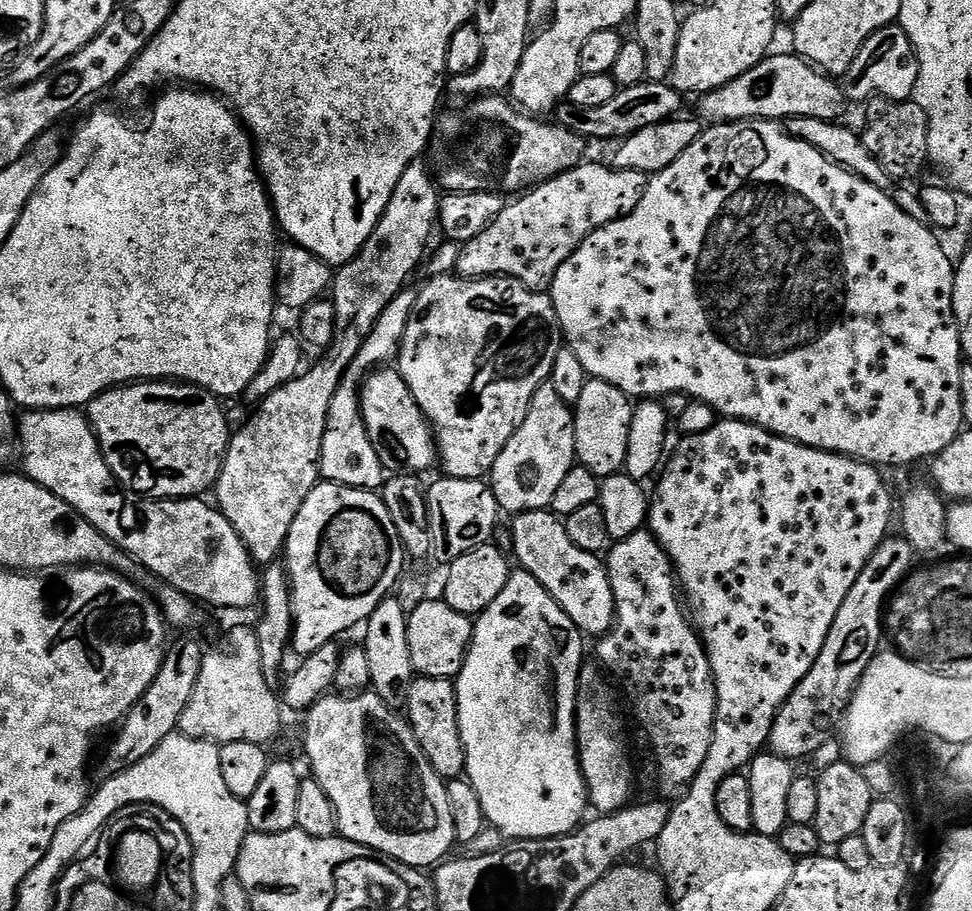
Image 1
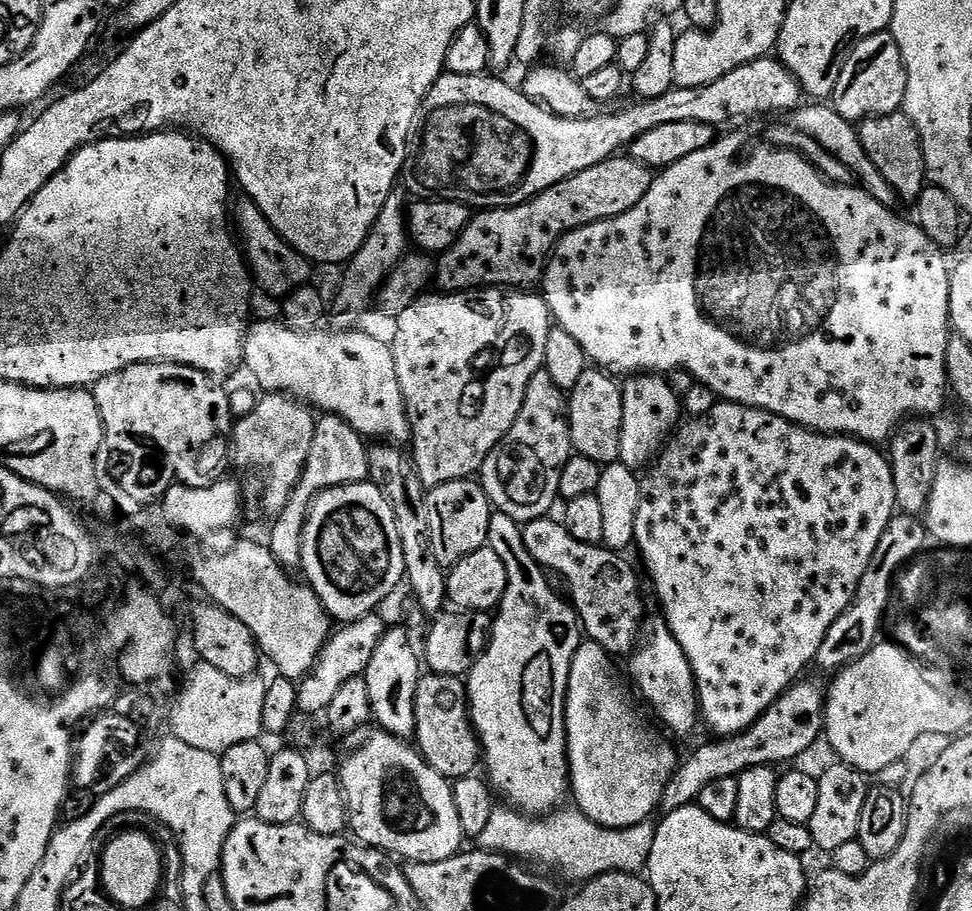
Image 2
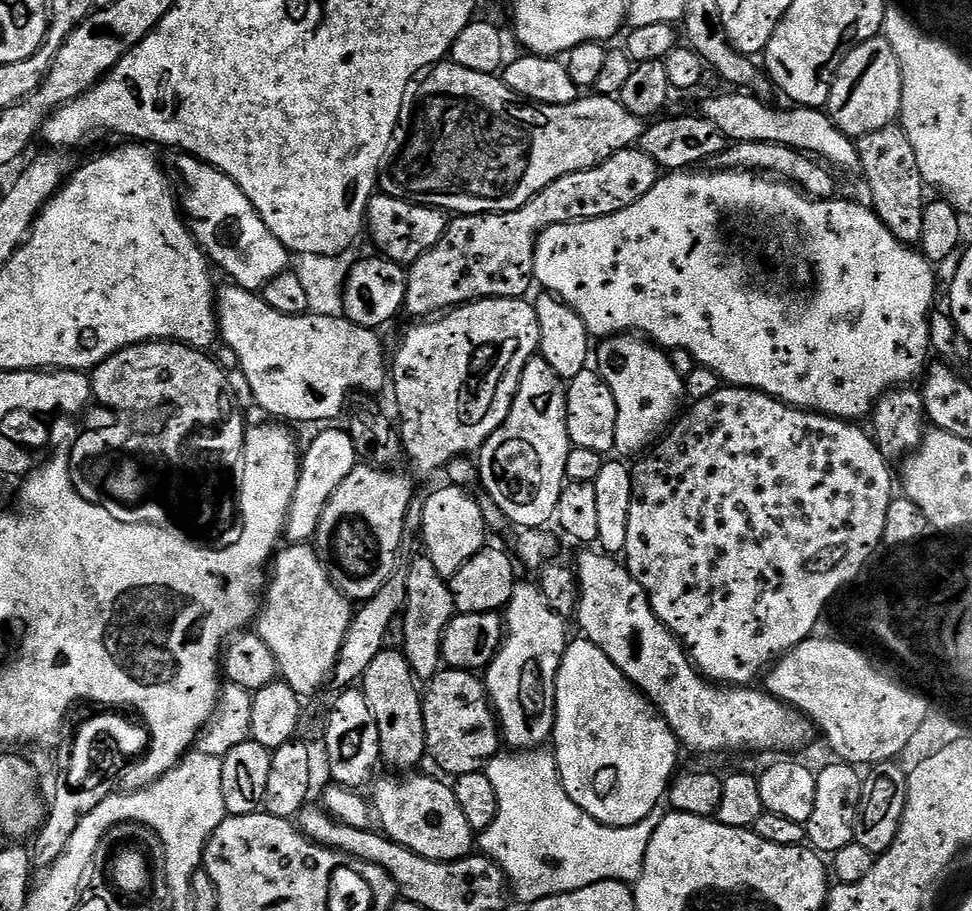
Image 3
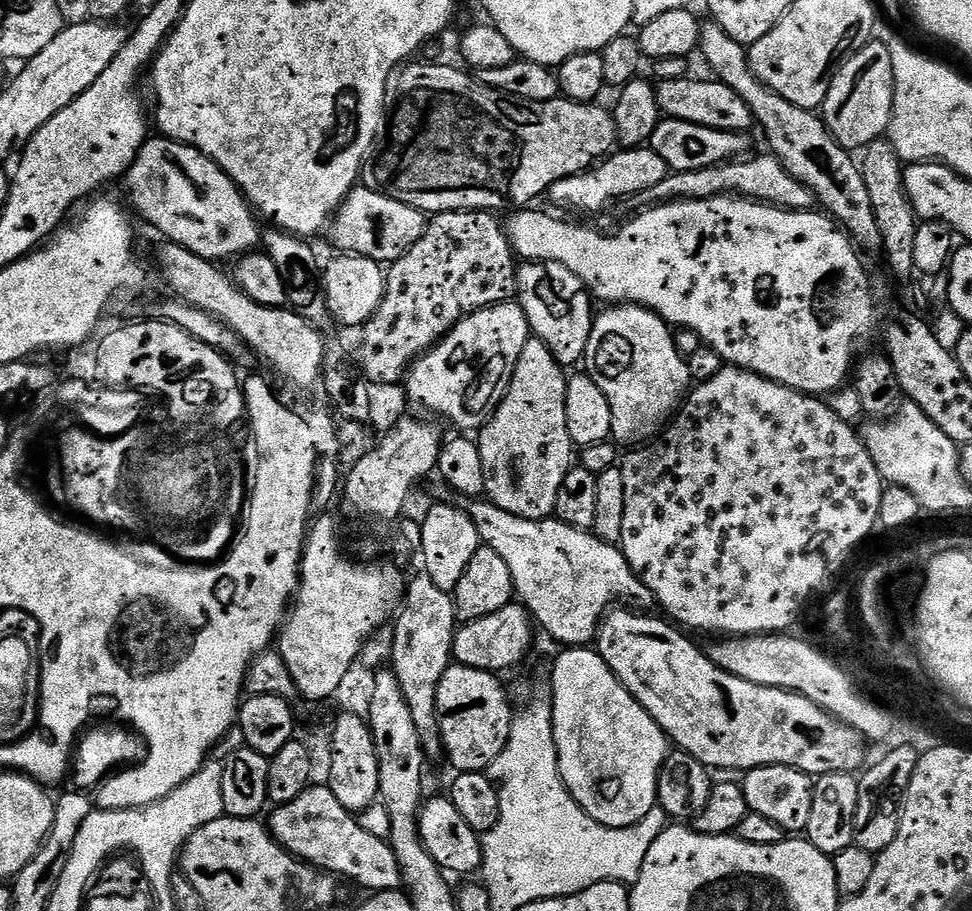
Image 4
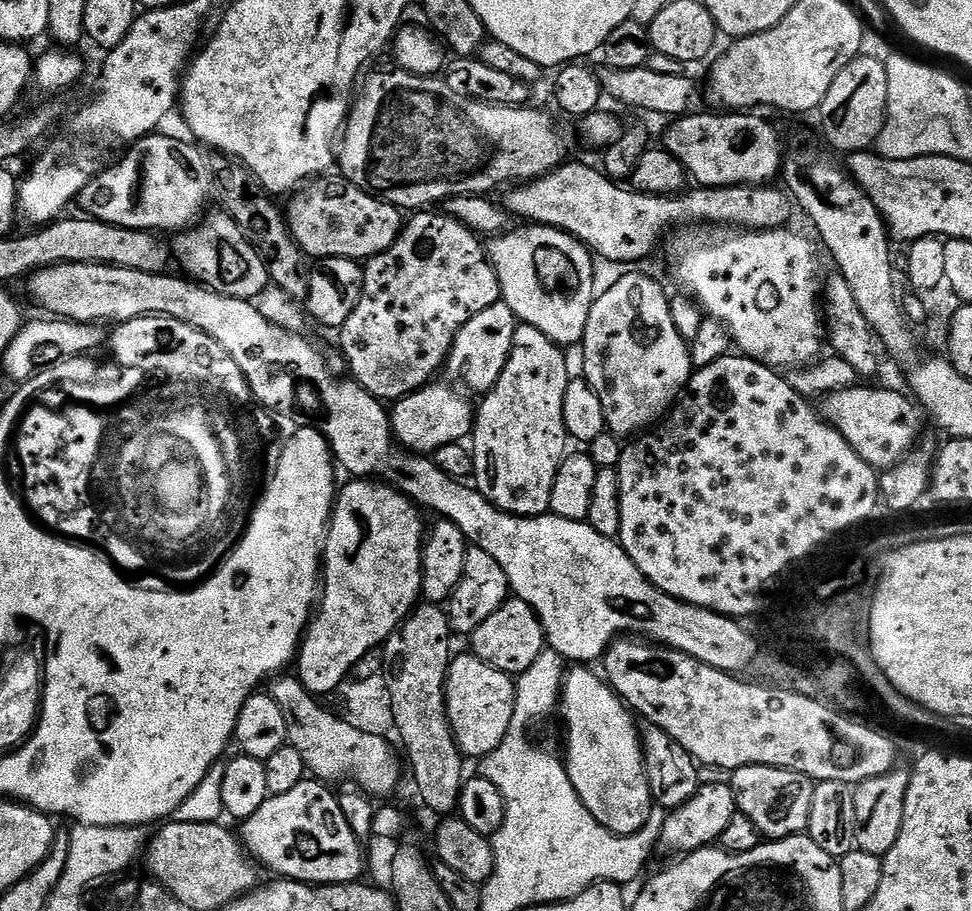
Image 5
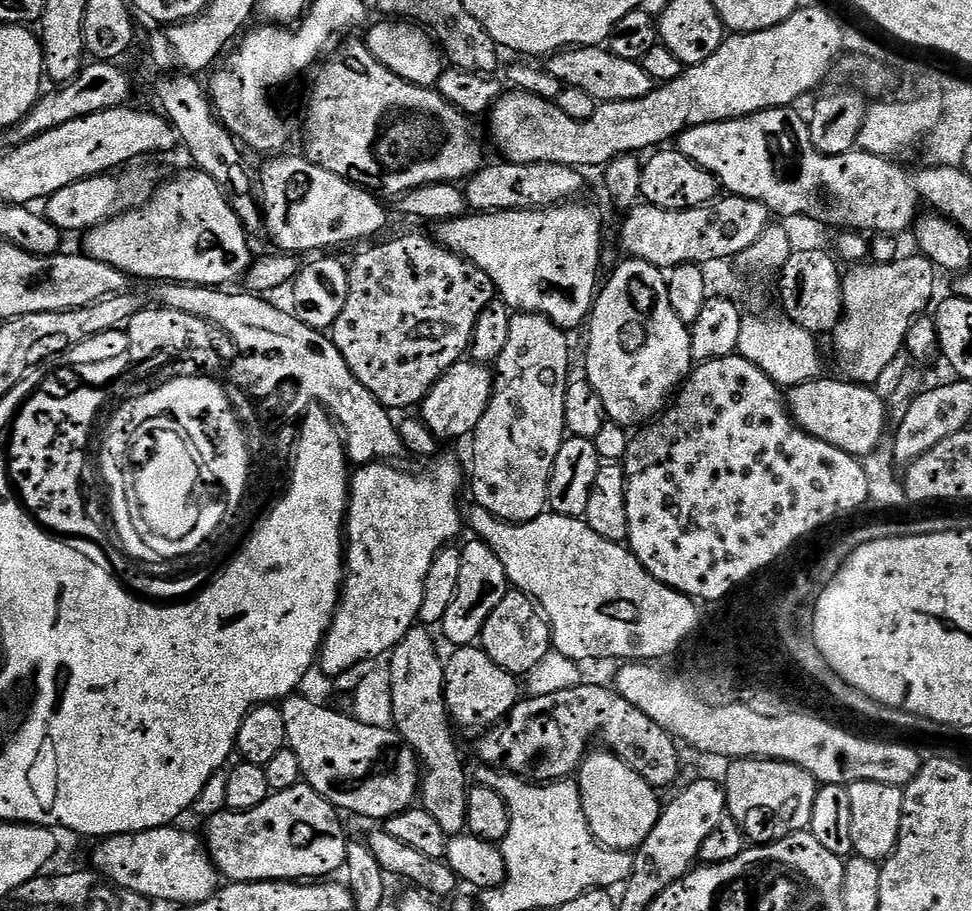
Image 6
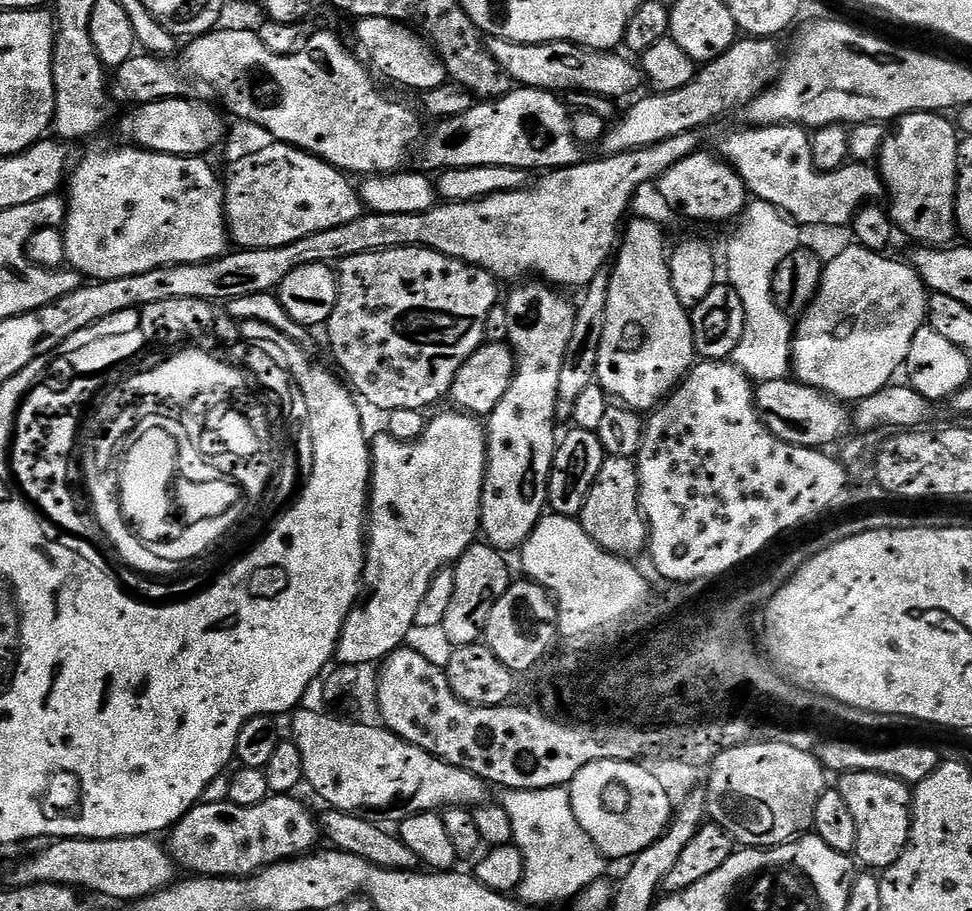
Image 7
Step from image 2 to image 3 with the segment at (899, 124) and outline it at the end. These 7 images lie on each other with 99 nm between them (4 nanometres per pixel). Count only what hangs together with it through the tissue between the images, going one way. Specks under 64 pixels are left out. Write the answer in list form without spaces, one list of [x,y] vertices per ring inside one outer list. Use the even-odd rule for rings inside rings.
[[[899,123],[888,124],[882,130],[874,130],[874,134],[859,137],[856,140],[856,149],[860,159],[859,175],[864,176],[864,184],[868,187],[868,196],[872,199],[870,201],[872,211],[884,223],[886,230],[890,230],[890,234],[898,237],[903,244],[919,245],[919,232],[922,230],[922,214],[926,203],[926,197],[924,197],[926,185],[918,170],[918,157],[914,155],[914,146],[910,146],[910,138],[906,138],[904,129]]]

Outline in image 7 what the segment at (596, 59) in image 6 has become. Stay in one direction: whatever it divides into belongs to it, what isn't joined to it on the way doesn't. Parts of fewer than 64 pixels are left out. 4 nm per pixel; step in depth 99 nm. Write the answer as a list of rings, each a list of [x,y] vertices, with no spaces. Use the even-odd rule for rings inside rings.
[[[497,36],[487,41],[490,54],[502,70],[512,79],[513,85],[521,88],[541,88],[544,92],[563,94],[580,91],[589,96],[628,96],[642,84],[642,72],[628,60],[616,56],[612,50],[586,48],[569,40],[551,40],[545,44],[510,42]]]

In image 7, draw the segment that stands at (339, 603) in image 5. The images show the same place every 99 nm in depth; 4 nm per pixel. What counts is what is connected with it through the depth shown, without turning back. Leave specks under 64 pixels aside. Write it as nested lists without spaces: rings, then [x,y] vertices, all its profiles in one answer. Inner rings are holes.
[[[451,410],[452,412],[444,412],[441,416],[432,416],[428,421],[426,430],[422,434],[422,438],[418,438],[414,442],[398,442],[393,436],[381,434],[381,436],[373,435],[370,440],[370,447],[372,450],[372,482],[370,491],[368,493],[368,515],[366,517],[366,551],[364,553],[364,583],[362,585],[362,602],[357,603],[356,607],[352,609],[351,614],[346,618],[344,629],[340,635],[340,641],[336,643],[335,659],[340,664],[376,664],[383,661],[384,657],[389,656],[395,648],[401,647],[405,643],[404,640],[408,636],[408,631],[413,631],[416,628],[416,615],[418,614],[418,606],[422,606],[422,598],[426,598],[426,590],[430,590],[430,582],[434,577],[441,572],[442,569],[455,565],[456,561],[460,559],[460,555],[464,553],[472,544],[477,543],[478,533],[481,531],[480,527],[480,503],[482,502],[482,494],[484,493],[484,479],[486,478],[486,470],[488,469],[488,433],[485,425],[481,423],[475,416],[469,416],[467,412],[459,410]]]

